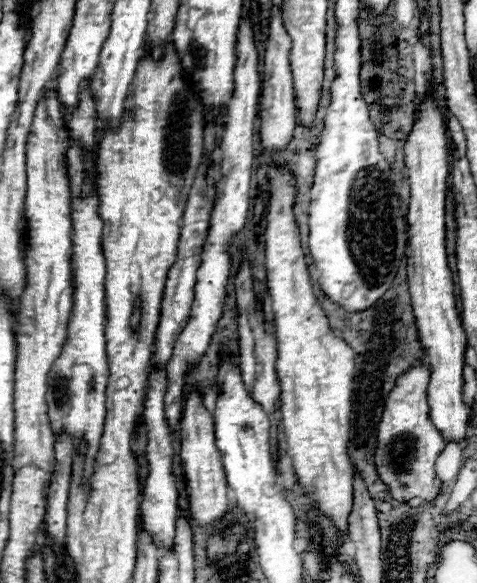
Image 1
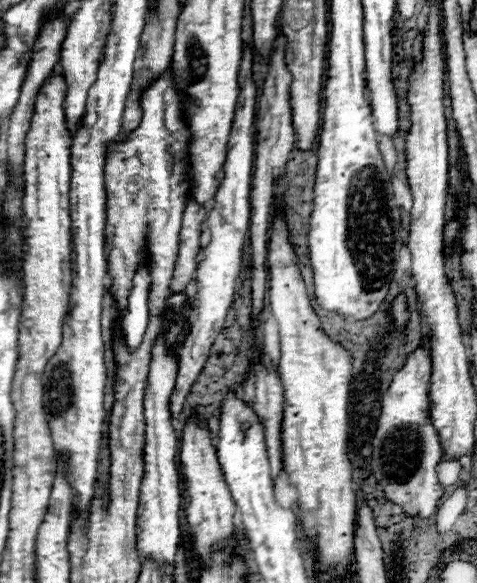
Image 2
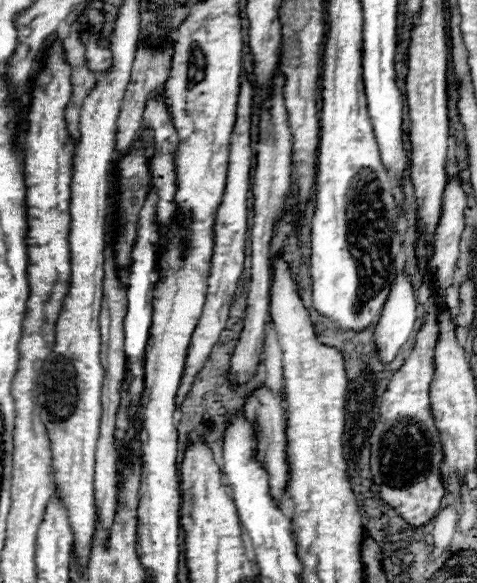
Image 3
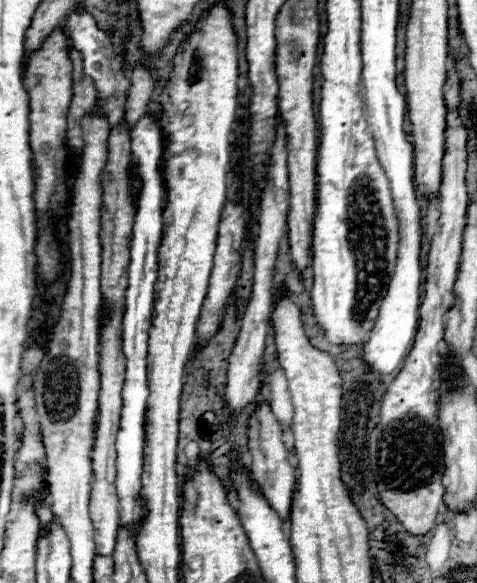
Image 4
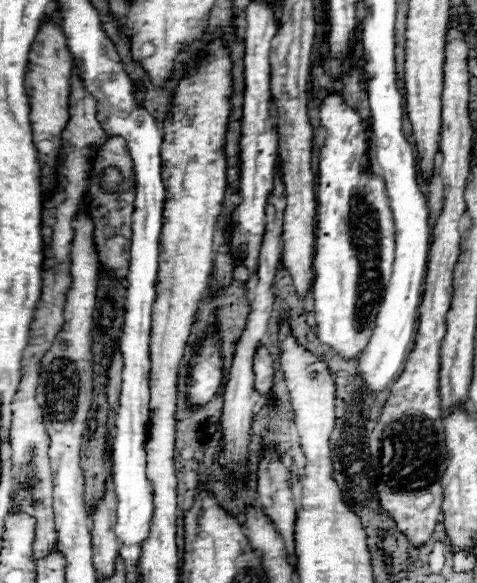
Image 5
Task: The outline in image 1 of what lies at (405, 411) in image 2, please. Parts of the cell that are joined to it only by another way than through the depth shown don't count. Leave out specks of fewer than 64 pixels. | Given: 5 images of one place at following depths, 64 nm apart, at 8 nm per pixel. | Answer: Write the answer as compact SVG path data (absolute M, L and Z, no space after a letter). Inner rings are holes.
M416 362L410 372L398 378L398 386L386 400L386 410L378 424L378 448L376 448L376 472L388 486L396 500L432 500L440 492L440 478L434 472L434 462L444 450L444 438L430 420L430 408L426 398L428 366Z

